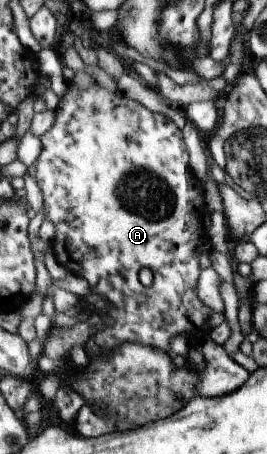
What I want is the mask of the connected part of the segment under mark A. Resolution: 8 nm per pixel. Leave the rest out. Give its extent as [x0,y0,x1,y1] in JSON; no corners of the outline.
[34,82,213,362]

